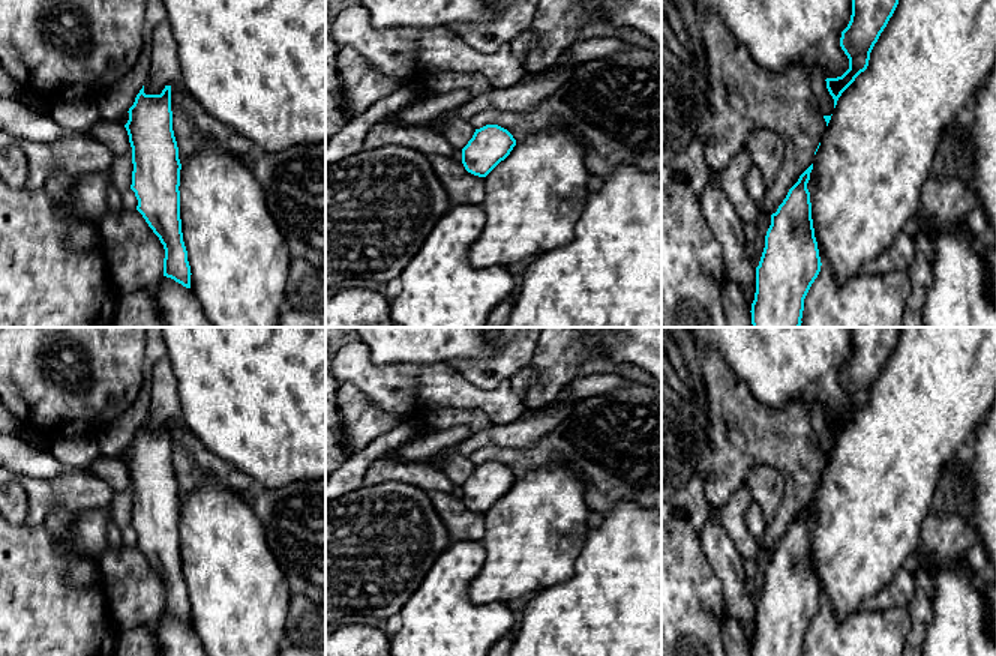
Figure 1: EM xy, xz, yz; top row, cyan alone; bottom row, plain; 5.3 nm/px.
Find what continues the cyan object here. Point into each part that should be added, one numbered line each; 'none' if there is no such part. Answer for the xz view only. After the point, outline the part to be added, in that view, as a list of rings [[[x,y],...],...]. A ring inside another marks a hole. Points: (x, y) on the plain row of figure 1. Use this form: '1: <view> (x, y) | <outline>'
1: xz (533, 536) | [[[564,467],[538,468],[516,479],[510,491],[484,513],[482,545],[486,560],[468,587],[471,600],[476,605],[508,602],[573,578],[590,512],[584,482]]]

